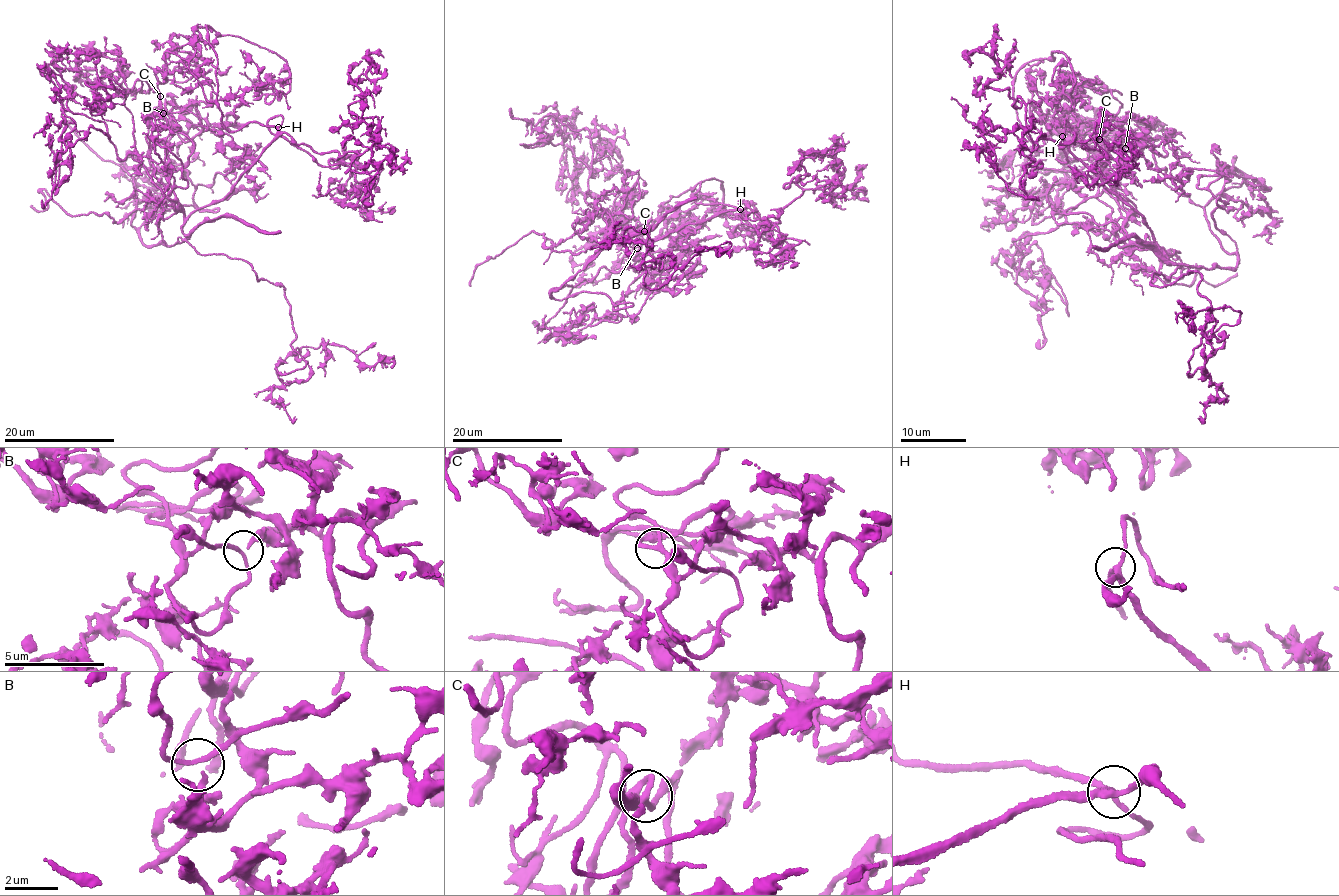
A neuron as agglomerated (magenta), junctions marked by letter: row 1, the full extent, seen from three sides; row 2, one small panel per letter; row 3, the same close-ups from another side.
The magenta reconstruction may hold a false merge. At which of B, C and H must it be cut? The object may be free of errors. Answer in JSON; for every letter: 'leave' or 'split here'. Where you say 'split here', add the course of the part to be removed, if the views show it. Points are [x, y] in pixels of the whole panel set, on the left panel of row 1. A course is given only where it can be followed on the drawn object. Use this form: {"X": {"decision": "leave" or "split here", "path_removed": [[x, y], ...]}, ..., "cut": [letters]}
{"B": {"decision": "leave"}, "C": {"decision": "leave"}, "H": {"decision": "leave"}, "cut": []}

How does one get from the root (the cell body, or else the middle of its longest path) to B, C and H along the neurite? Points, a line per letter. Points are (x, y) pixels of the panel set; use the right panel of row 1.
B: (1150, 229), (1157, 245), (1129, 238), (1124, 220), (1135, 206), (1106, 181), (1125, 148)
C: (1150, 229), (1157, 245), (1129, 238), (1124, 220), (1135, 206), (1106, 181), (1098, 139)
H: (1150, 229), (1140, 214), (1075, 157), (1062, 136)

